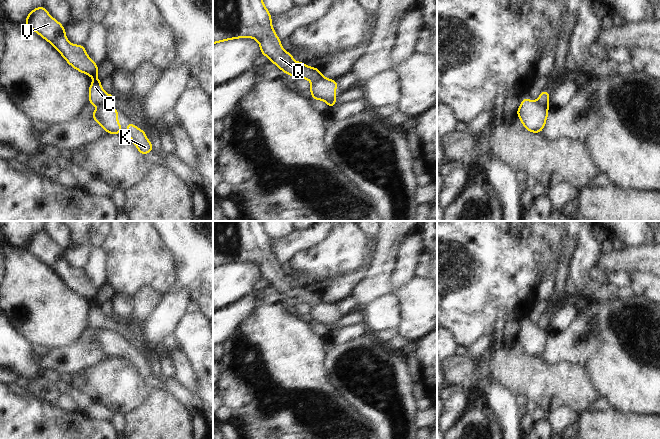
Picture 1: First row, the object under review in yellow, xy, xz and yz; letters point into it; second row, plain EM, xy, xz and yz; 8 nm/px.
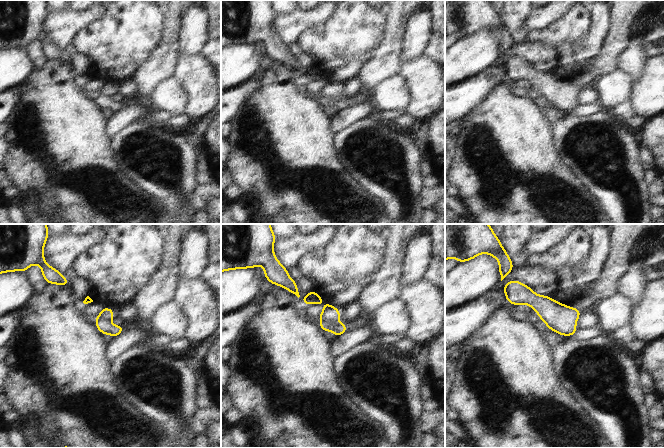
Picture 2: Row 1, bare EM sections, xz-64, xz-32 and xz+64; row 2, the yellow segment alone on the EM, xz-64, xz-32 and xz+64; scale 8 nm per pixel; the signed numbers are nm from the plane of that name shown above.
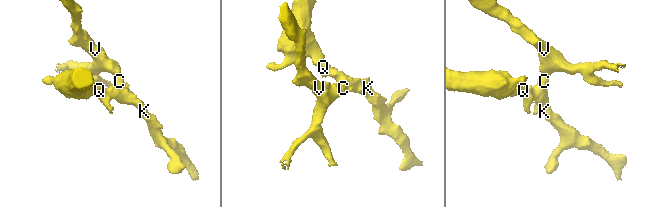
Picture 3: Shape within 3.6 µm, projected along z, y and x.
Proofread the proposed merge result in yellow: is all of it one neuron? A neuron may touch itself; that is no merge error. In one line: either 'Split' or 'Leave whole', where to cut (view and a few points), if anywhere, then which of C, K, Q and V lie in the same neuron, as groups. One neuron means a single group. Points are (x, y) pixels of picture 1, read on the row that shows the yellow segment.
Split. Split along xy (110, 104), (99, 105). Groups: C V / K Q.

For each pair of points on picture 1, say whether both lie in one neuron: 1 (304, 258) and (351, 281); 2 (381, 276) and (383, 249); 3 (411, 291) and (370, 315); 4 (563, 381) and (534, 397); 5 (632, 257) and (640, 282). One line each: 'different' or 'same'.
1: different
2: same
3: different
4: same
5: different

